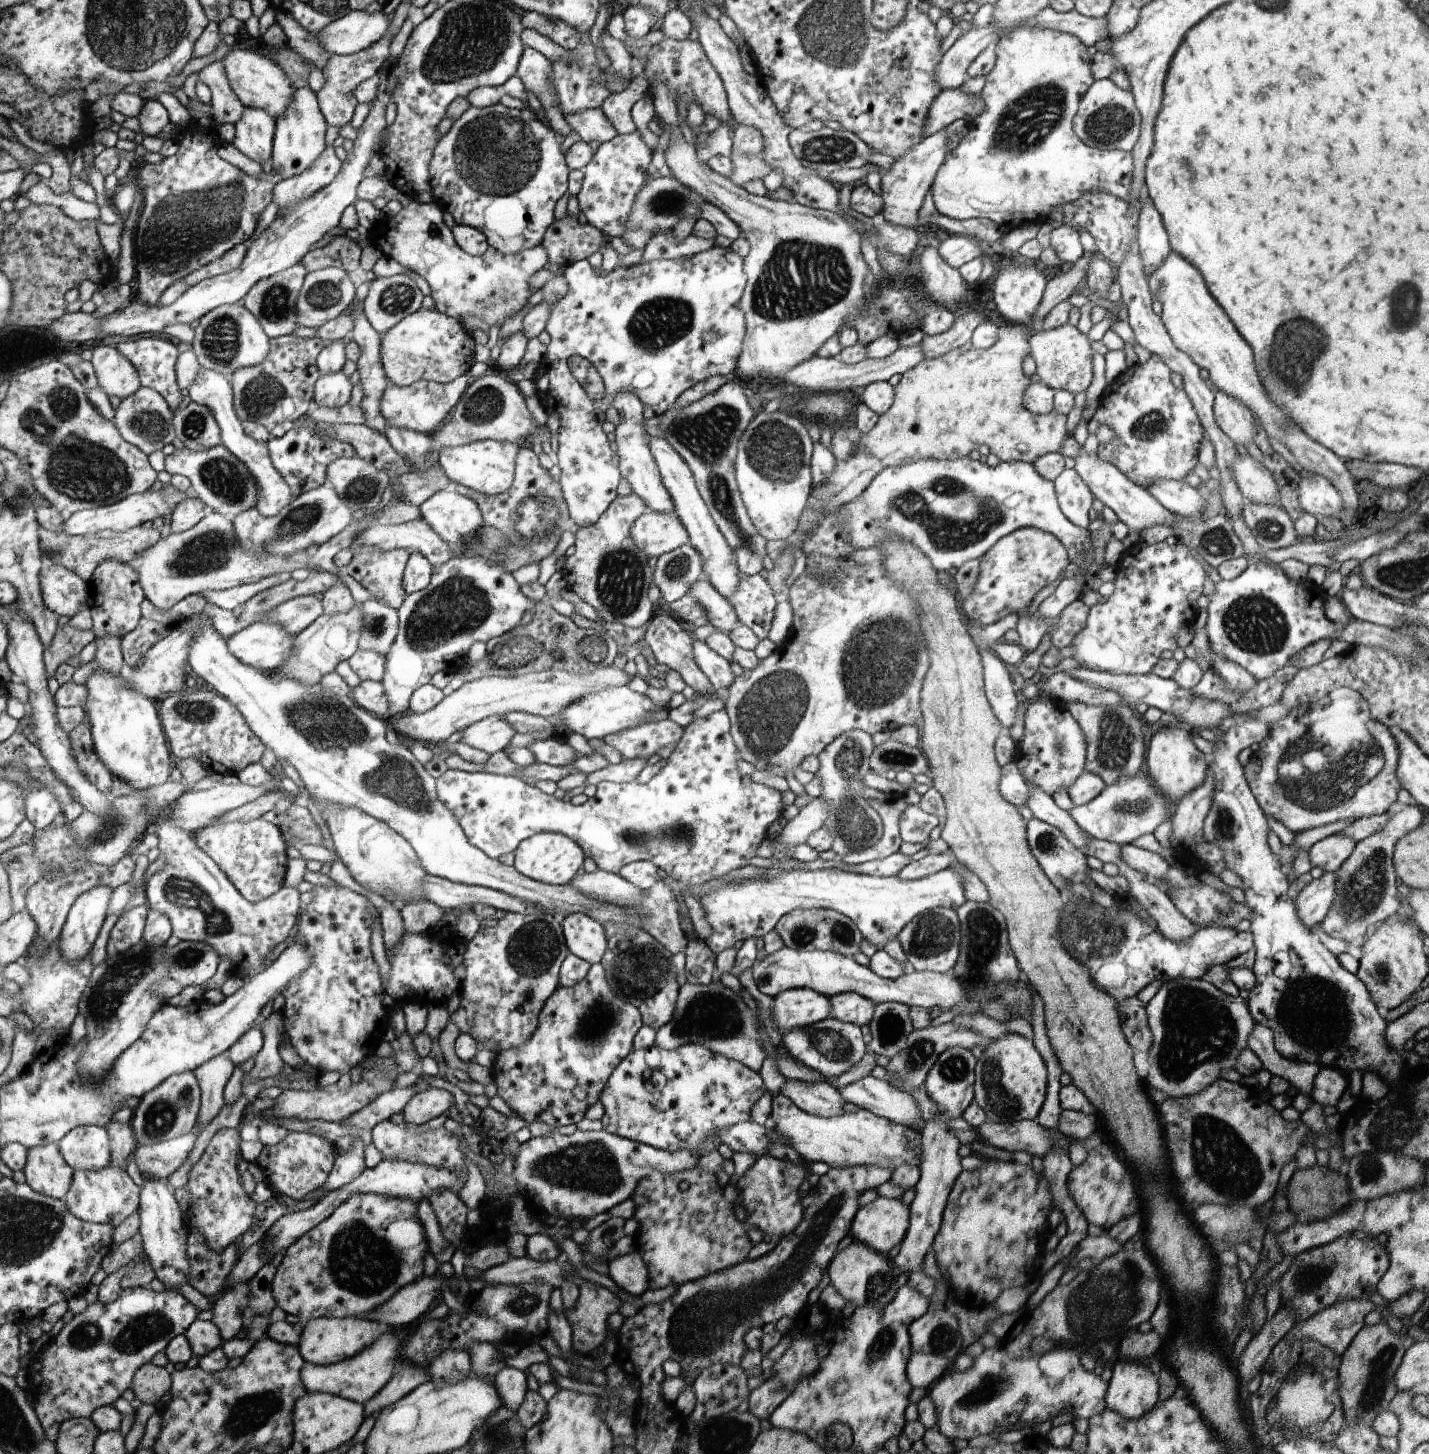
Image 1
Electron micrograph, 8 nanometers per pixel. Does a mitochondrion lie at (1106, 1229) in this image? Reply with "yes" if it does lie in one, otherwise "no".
no

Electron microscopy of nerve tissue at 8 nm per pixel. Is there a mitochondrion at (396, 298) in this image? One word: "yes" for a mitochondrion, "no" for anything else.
yes

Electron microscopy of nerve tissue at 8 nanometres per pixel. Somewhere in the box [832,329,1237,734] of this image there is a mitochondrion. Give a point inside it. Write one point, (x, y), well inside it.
(933, 507)

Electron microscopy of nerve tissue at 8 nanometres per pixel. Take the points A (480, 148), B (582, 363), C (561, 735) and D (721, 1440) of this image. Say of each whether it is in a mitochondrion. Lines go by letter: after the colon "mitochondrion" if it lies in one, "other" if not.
A: mitochondrion
B: other
C: other
D: mitochondrion

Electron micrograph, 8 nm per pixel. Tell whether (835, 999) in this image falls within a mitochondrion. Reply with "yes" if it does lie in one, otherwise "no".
no

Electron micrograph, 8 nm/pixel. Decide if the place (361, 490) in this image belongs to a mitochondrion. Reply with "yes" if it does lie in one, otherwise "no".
yes

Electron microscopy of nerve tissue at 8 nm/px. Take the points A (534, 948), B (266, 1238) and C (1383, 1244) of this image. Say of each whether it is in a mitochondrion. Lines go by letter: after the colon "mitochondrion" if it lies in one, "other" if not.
A: mitochondrion
B: other
C: other

